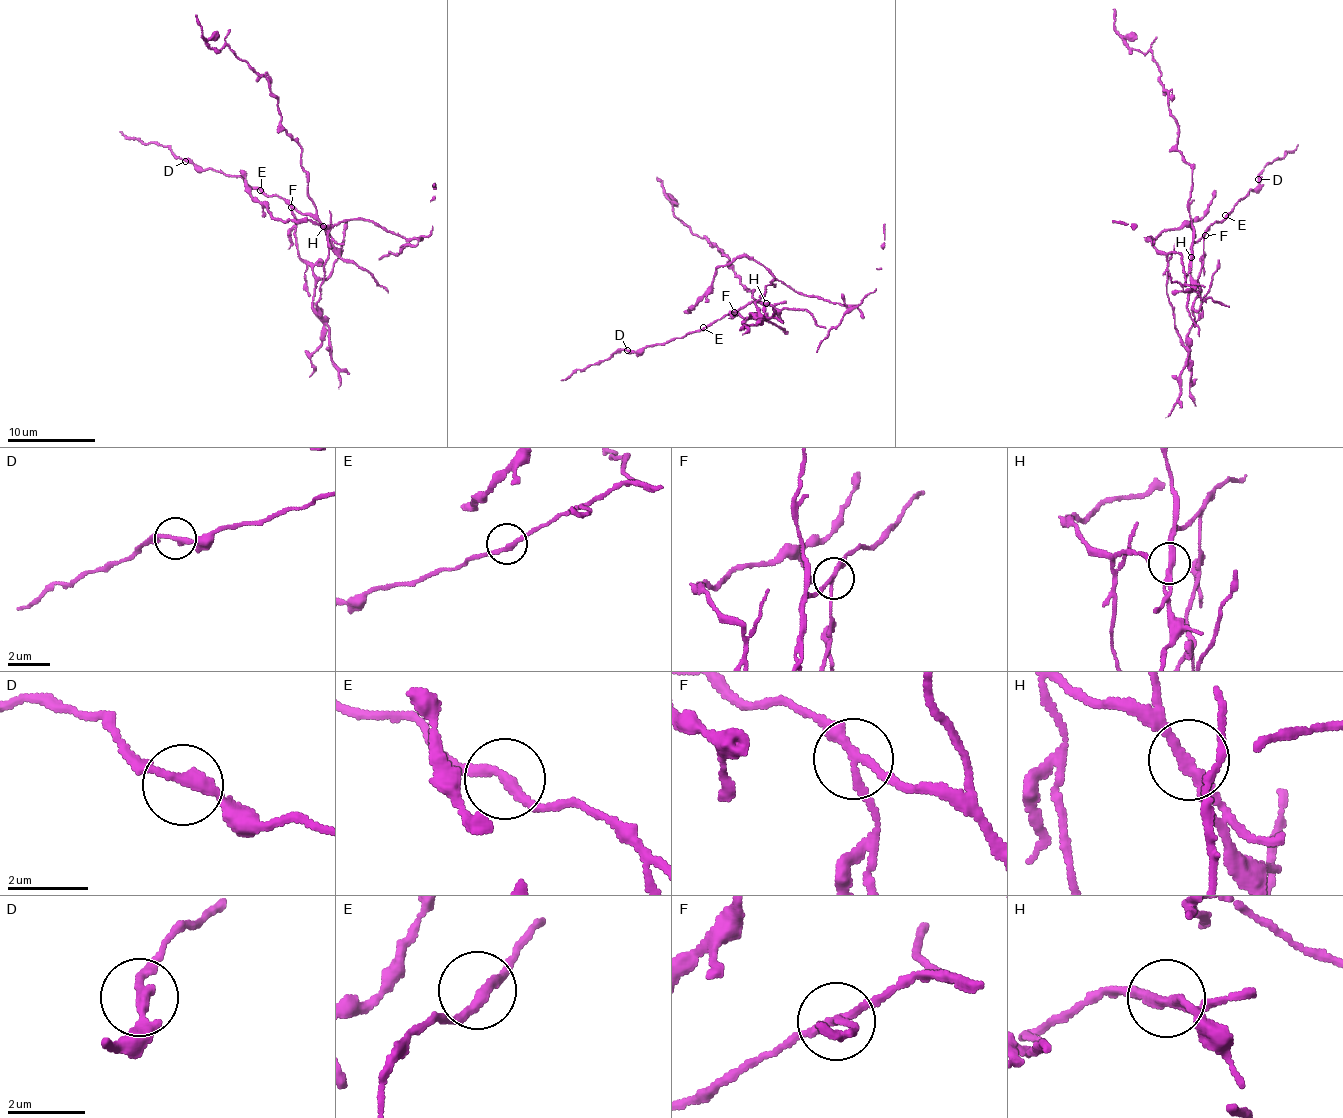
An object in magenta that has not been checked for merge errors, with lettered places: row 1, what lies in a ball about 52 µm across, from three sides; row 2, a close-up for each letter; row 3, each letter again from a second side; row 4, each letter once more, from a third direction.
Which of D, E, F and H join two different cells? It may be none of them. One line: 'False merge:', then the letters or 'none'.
False merge: F, H

